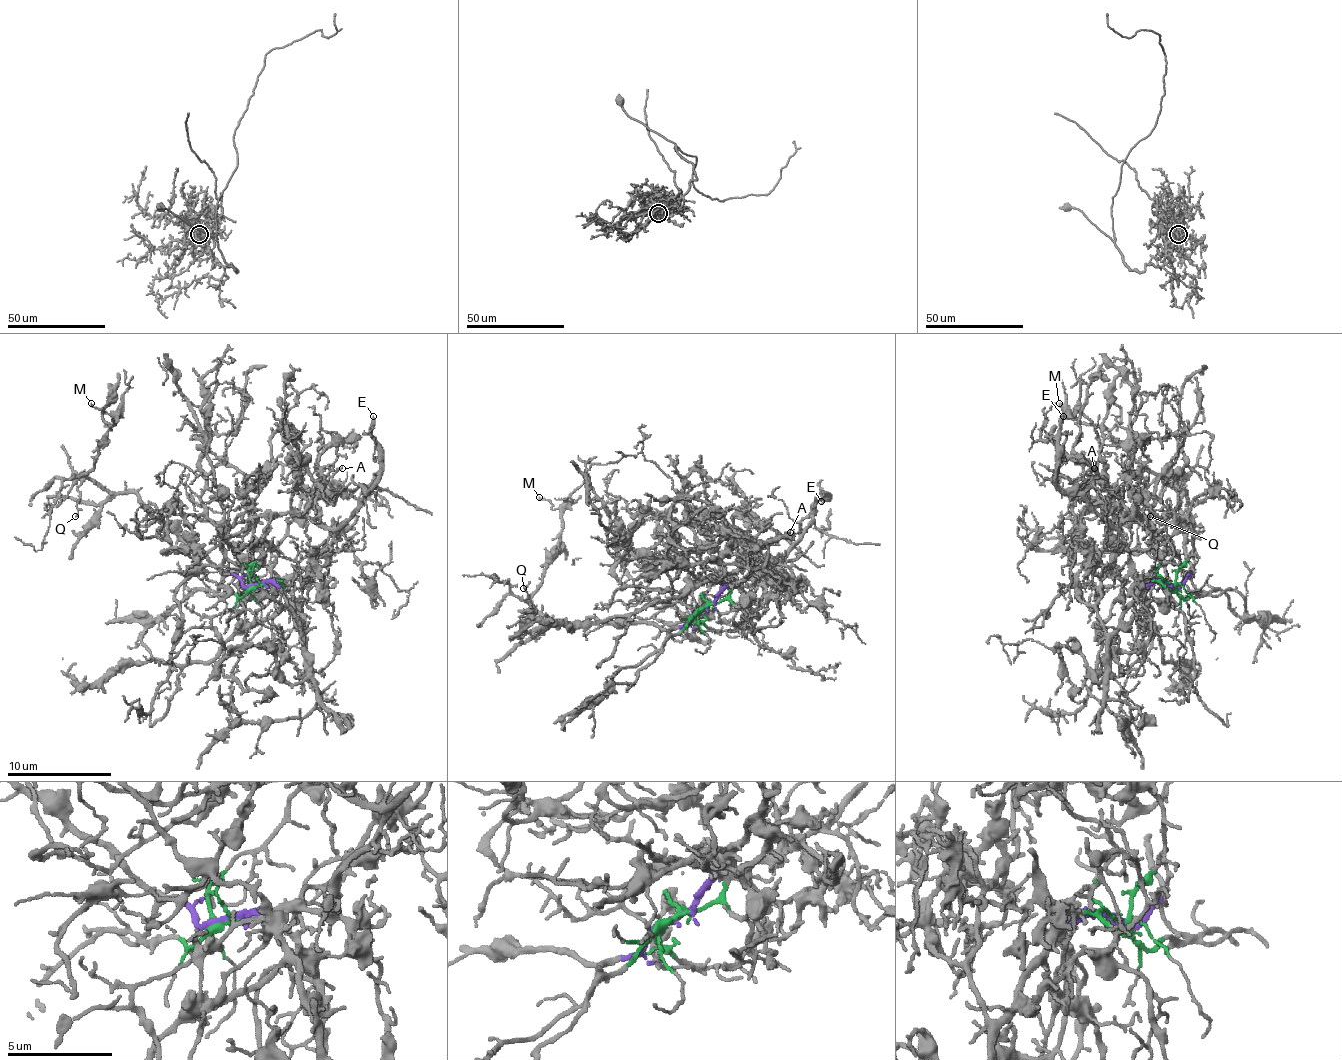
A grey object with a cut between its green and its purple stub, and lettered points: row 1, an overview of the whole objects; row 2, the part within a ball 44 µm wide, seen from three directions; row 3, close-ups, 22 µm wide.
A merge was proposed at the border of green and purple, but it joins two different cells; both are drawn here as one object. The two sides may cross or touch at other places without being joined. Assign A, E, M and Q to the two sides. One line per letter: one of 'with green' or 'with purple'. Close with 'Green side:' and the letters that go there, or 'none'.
A: with green
E: with green
M: with purple
Q: with purple
Green side: A, E

